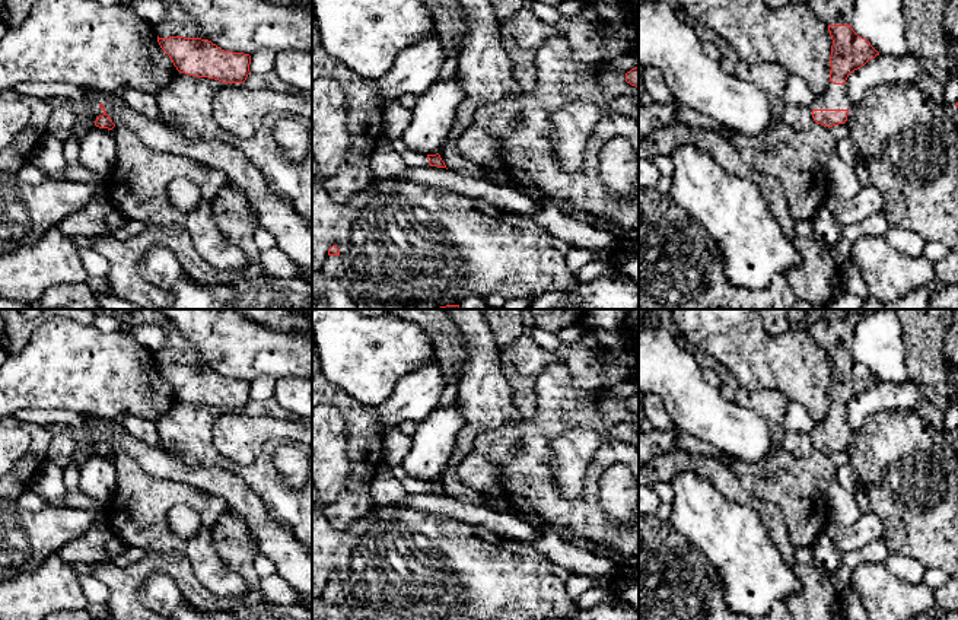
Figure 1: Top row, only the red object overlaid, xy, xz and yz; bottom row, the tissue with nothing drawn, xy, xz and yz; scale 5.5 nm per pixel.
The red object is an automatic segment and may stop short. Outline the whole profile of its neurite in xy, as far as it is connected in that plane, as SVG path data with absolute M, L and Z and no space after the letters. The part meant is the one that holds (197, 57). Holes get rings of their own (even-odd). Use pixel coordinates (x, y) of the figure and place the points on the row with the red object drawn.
M157 36L157 42L179 73L222 83L244 83L251 73L249 54L225 51L209 39Z

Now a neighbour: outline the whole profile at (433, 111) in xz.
M456 73L449 79L439 77L413 101L413 121L402 140L416 153L436 155L446 143L462 102L462 88Z

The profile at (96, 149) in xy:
M95 125L80 137L79 162L106 181L115 163L115 137L112 130Z

